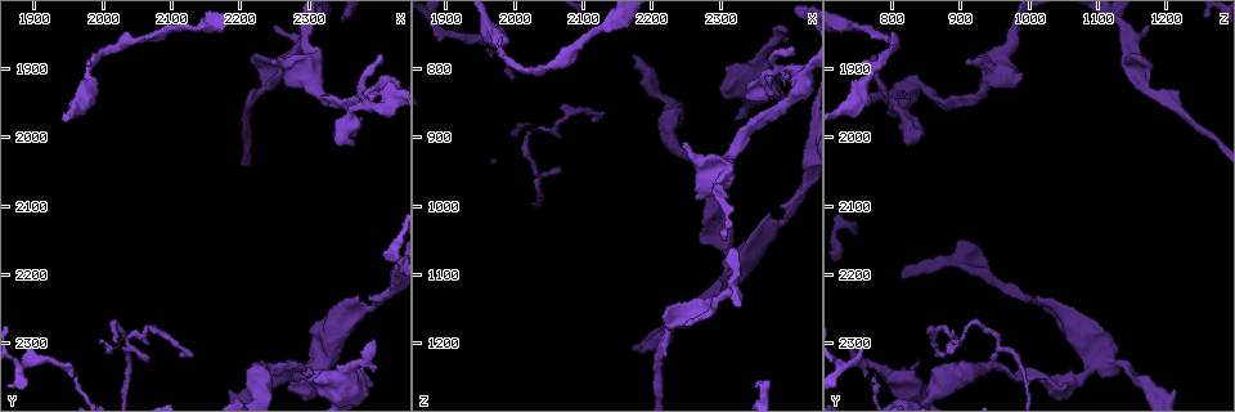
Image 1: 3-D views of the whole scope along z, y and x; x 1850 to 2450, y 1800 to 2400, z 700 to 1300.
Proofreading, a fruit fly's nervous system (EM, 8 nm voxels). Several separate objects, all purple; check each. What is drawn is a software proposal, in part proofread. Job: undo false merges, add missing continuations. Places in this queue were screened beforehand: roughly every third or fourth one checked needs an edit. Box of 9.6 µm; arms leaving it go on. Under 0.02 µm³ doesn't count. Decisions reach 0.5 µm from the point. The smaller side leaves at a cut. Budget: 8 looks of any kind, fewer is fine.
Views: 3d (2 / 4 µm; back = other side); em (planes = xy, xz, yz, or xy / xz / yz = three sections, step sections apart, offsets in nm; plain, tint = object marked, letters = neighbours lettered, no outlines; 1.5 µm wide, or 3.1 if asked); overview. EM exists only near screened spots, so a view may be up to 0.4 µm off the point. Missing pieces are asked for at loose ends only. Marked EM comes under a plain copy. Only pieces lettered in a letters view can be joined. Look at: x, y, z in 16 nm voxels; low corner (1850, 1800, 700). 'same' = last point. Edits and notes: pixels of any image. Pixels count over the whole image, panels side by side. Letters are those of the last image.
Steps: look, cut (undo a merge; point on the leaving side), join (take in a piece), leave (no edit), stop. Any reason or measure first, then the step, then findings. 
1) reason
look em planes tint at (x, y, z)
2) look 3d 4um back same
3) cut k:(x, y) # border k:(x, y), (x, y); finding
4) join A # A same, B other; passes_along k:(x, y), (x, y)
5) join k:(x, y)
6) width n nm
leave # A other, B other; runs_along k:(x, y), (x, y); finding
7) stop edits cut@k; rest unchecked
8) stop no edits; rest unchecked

free end
look em xy step 8 tint at (2385, 2300, 745)

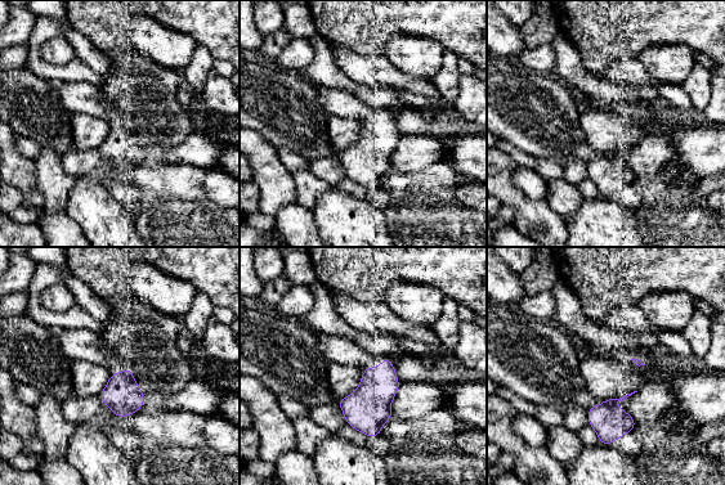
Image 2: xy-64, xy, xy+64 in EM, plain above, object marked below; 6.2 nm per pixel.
look em xz step 4 letters same

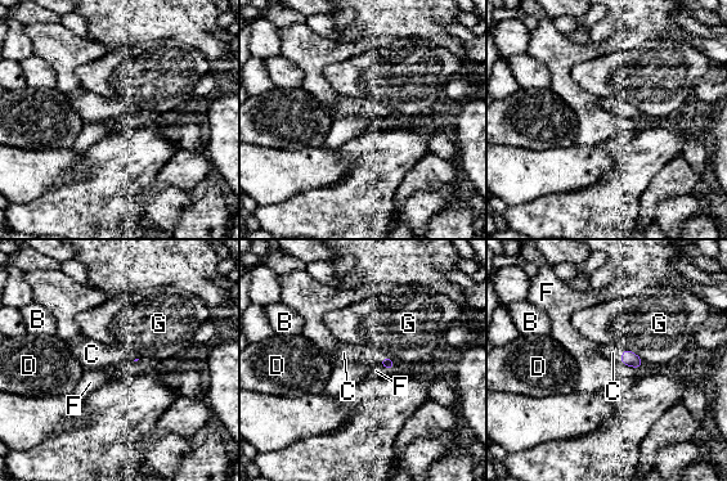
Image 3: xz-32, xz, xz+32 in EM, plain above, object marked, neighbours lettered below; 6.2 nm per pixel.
join C # B other, C same, D other, F other, G other; it goes on there

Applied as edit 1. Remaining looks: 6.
see it whole again
look overview

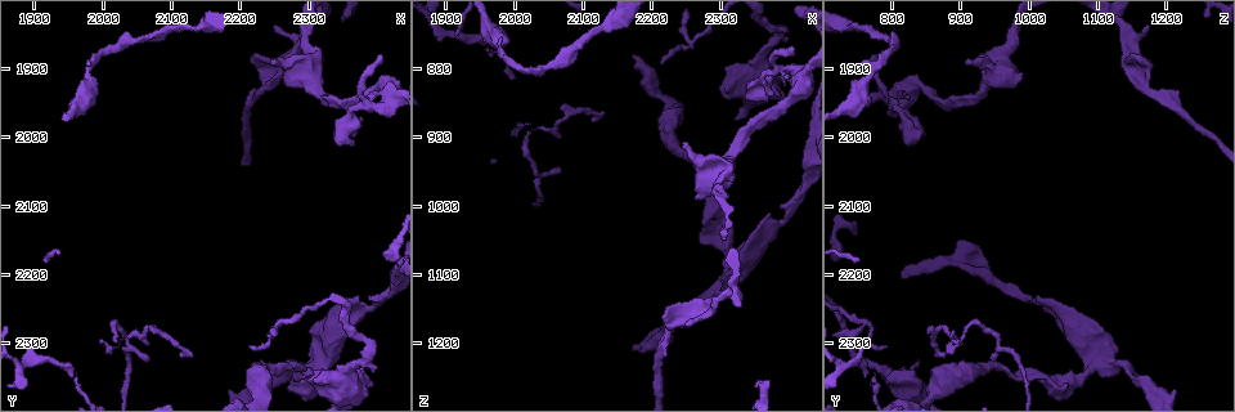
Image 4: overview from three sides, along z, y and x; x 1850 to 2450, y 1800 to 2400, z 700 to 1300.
an open end
look 3d 4um at (2250, 1890, 905)

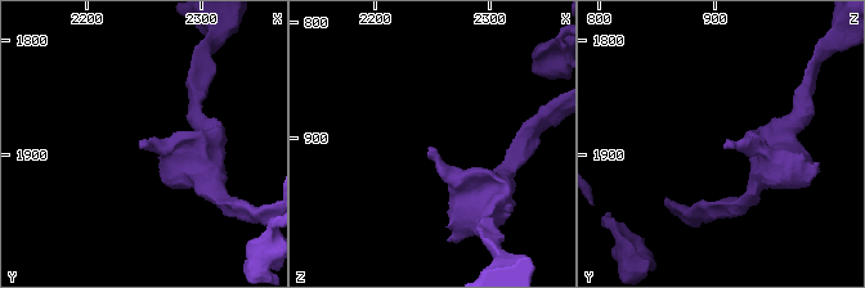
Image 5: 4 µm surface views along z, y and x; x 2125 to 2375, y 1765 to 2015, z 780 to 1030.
shape alone is not enough
look em xy step 8 tint at (2250, 1894, 910)

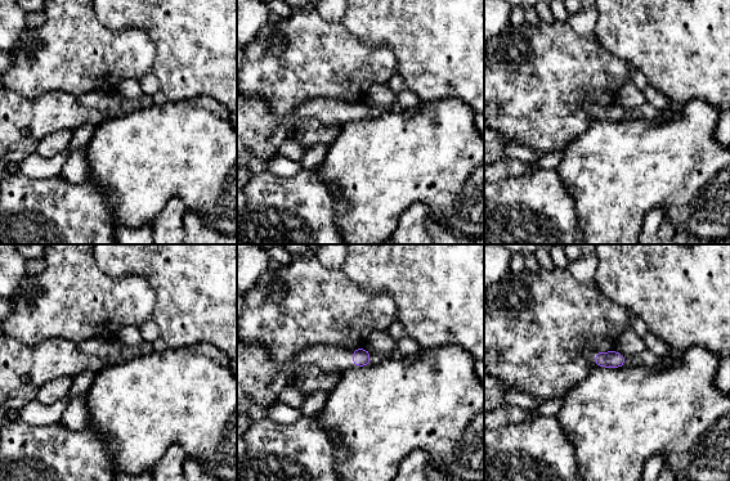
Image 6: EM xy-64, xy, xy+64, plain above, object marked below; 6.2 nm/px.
look em planes letters same

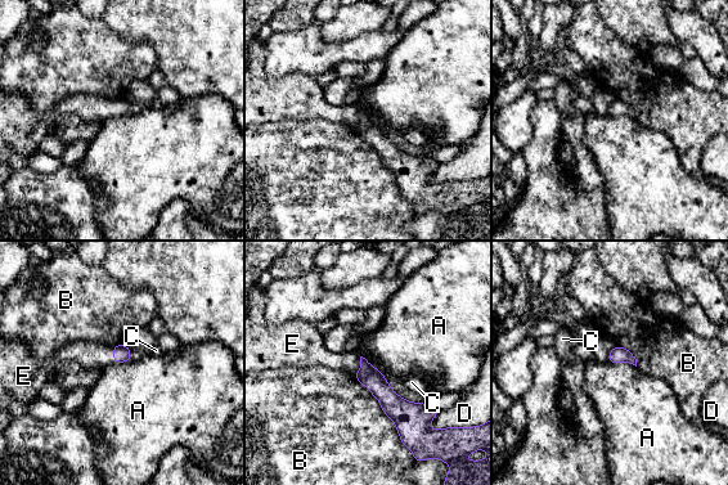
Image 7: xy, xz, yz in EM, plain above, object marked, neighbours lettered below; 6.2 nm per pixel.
longest_contact B 550 nm
join E # A other, B other, C other, D other, E same; passes_along 7:(371, 377), (360, 366), (349, 362); it goes on there

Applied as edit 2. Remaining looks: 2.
stop edits join@3, join@7; rest unchecked

